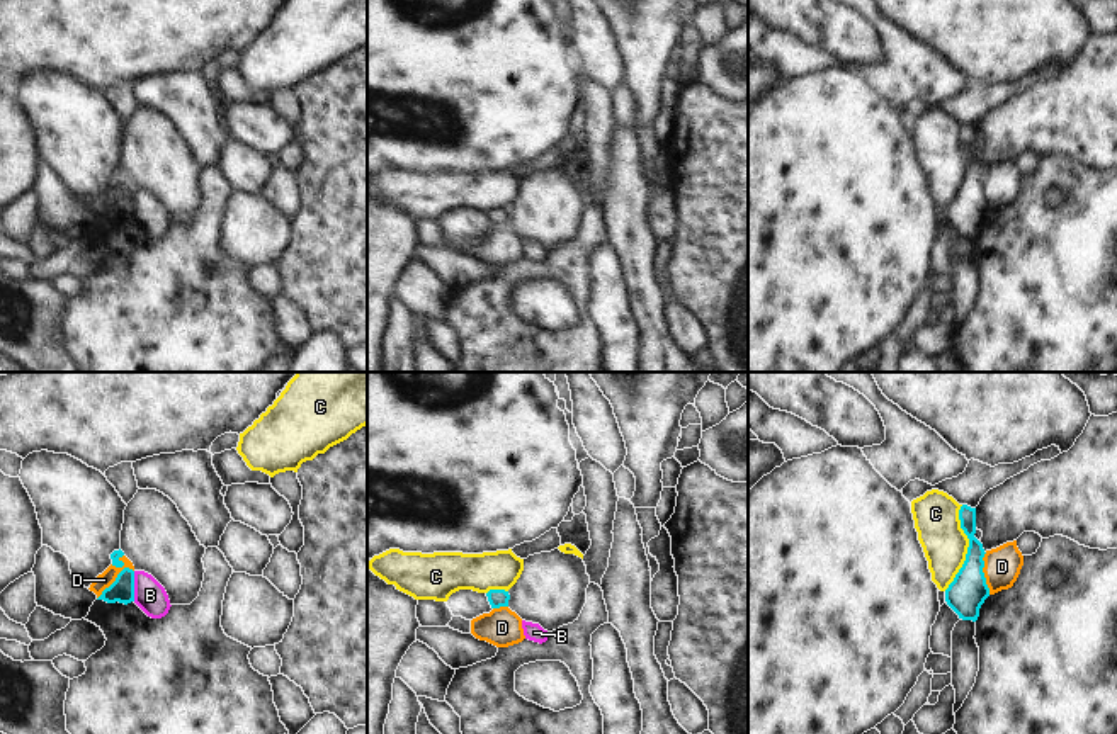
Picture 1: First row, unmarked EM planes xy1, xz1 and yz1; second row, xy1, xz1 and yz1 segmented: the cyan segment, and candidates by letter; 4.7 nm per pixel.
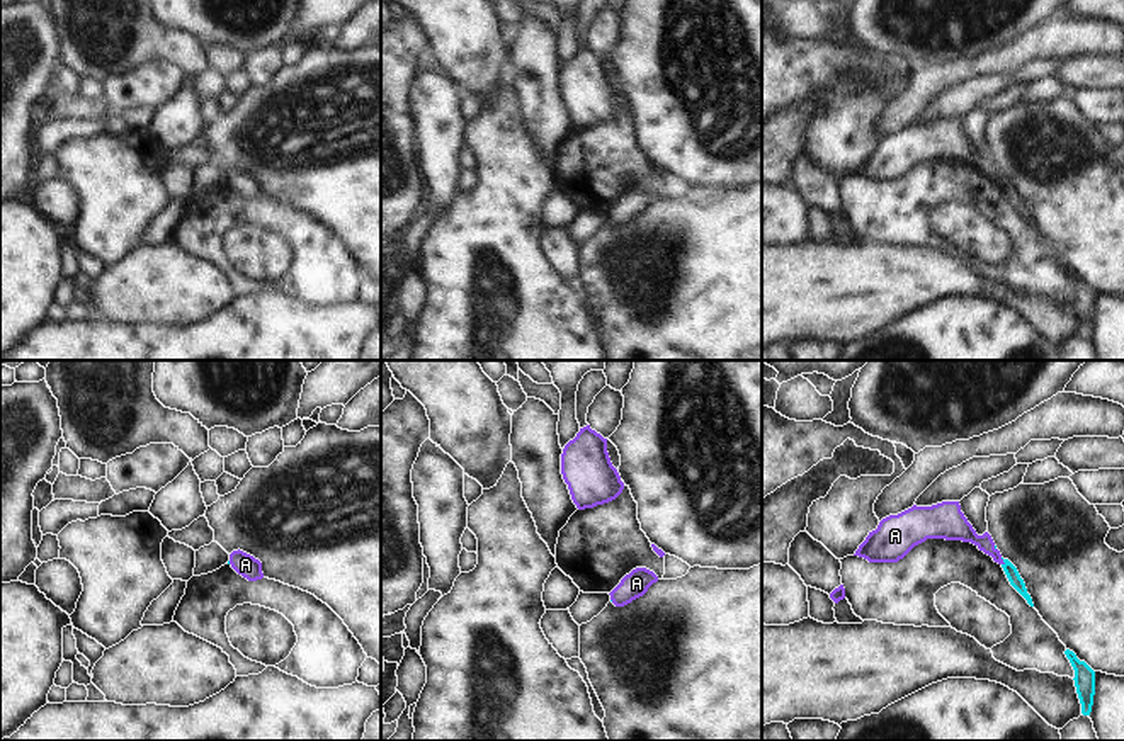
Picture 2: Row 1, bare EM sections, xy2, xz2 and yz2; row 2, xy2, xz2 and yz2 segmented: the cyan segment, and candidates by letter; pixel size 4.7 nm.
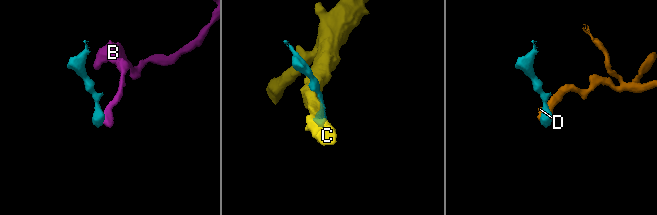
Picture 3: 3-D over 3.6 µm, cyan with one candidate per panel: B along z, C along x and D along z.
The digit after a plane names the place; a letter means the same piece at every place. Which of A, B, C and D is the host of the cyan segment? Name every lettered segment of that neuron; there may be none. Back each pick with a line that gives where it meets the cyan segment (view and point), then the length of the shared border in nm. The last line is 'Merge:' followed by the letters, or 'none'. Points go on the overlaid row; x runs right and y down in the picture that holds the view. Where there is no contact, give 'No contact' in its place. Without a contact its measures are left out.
A: Touches cyan at yz2 (1004, 561). Shared border 40 nm
Merge: A

